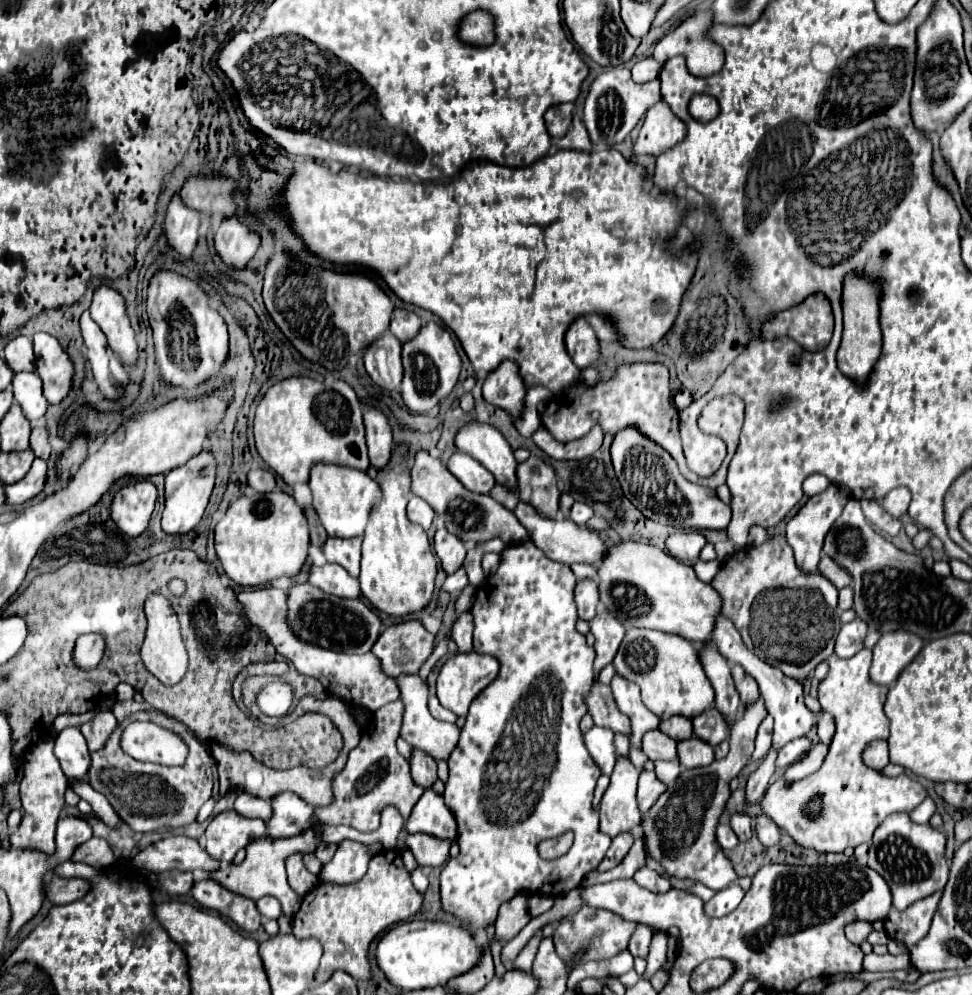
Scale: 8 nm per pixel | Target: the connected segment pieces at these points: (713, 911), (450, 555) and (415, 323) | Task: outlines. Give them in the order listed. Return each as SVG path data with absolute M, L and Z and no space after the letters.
M730 885L712 897L704 905L704 911L708 913L708 917L724 917L732 913L742 899L744 899L744 889L740 885Z
M440 525L434 535L434 551L440 559L442 569L448 575L462 567L462 561L466 557L466 545L460 539L456 539L456 535L450 535L444 525Z
M394 309L392 321L390 321L390 331L404 343L404 339L412 339L416 331L420 329L420 319L418 315L404 311L404 309Z

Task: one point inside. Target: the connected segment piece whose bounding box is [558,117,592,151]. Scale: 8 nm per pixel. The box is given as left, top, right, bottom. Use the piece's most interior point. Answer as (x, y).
(577, 138)

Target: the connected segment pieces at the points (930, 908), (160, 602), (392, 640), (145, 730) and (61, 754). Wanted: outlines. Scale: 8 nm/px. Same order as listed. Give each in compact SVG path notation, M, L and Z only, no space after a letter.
M938 891L936 895L930 895L922 901L916 901L912 907L908 907L906 911L900 911L900 913L896 909L892 909L888 913L888 919L884 921L888 935L892 939L906 943L908 947L916 945L928 933L928 927L930 927L934 911L938 907L940 895L942 893Z
M164 595L148 597L146 617L148 617L148 629L146 629L146 639L142 643L142 661L162 683L173 686L182 679L188 667L188 655L180 637L178 617Z
M404 621L388 627L372 647L380 657L384 673L398 677L400 673L418 673L434 651L434 635L420 621Z
M130 723L120 739L124 753L136 761L150 761L160 765L184 765L188 757L188 745L184 739L154 723Z
M66 727L58 733L54 755L68 779L86 779L90 753L80 727Z

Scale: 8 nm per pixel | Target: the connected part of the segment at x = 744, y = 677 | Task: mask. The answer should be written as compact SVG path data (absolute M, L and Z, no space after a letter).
M734 665L732 667L732 677L734 677L736 691L740 693L740 699L742 699L744 705L754 703L760 697L760 689L758 689L756 679L752 679L740 665Z

